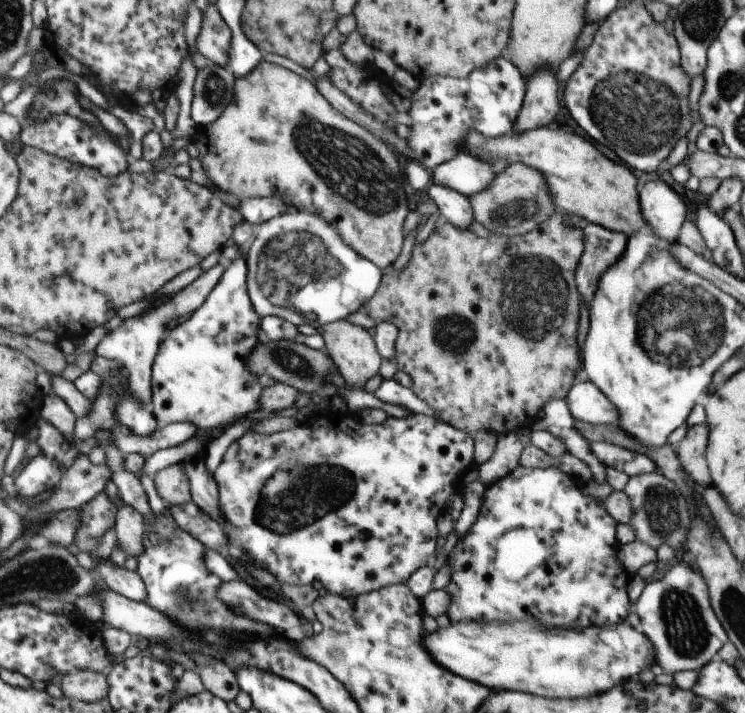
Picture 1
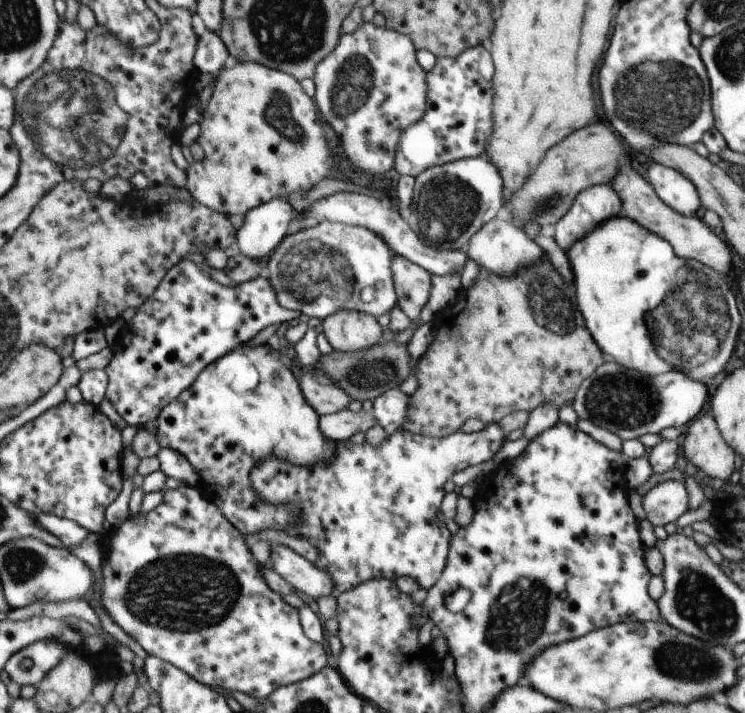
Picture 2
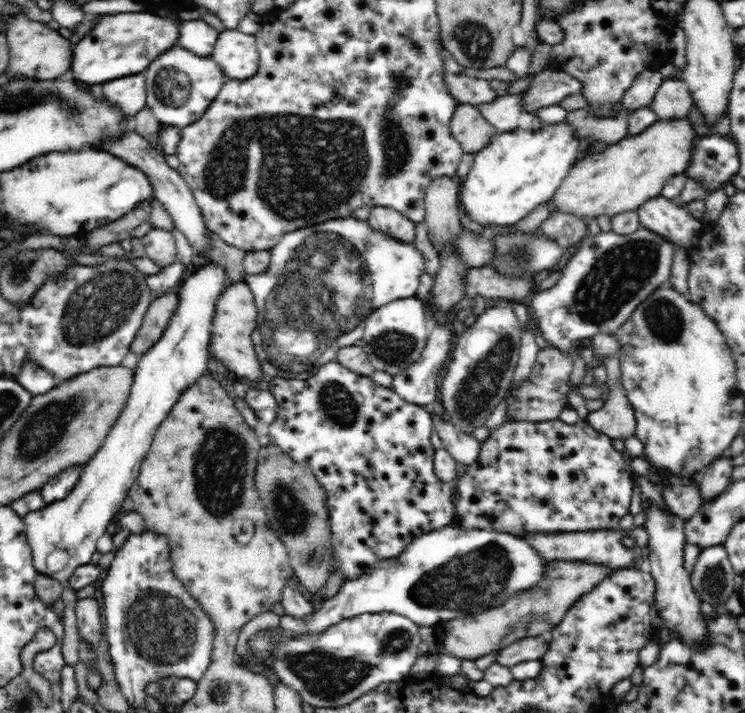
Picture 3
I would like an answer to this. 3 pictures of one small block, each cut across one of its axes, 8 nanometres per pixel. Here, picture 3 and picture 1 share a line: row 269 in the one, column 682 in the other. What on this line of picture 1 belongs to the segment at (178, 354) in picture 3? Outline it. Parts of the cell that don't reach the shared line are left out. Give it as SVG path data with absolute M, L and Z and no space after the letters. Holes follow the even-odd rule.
M662 177L650 180L642 187L641 208L654 235L670 242L677 240L686 218L686 206L682 198L662 182Z

